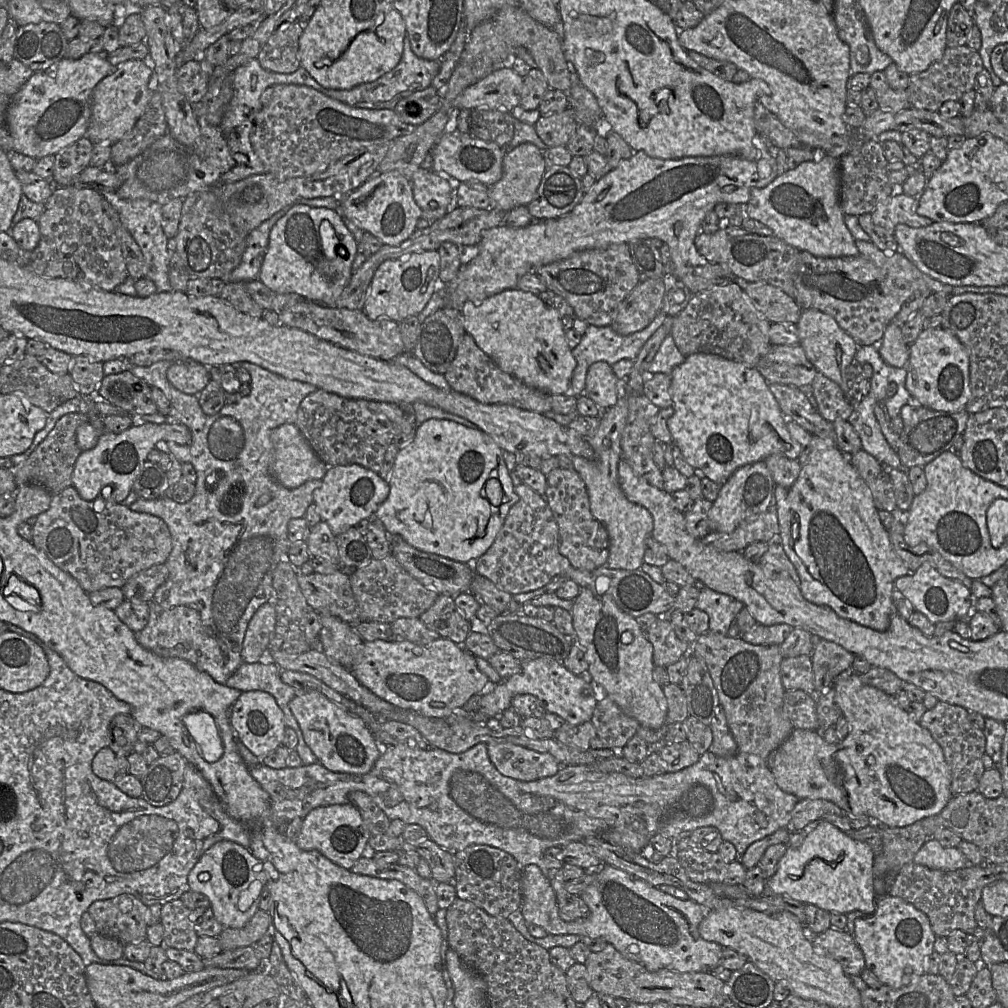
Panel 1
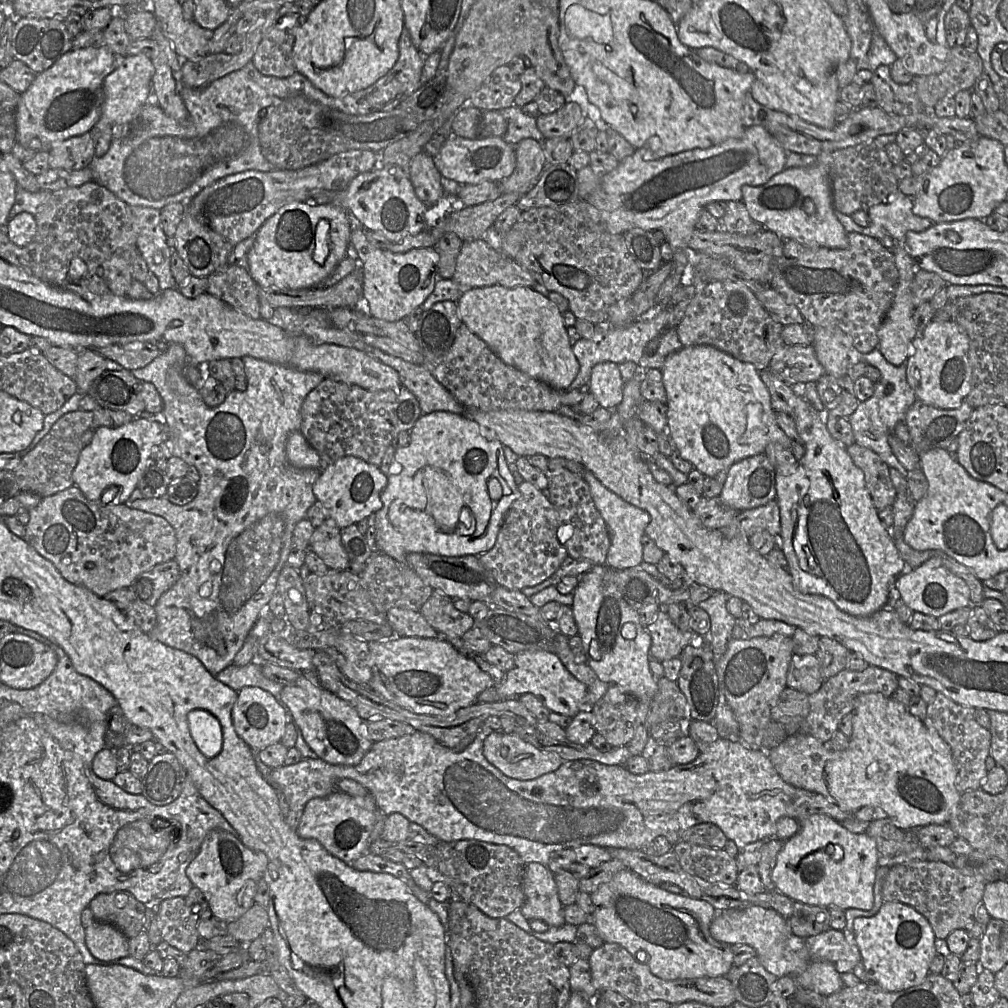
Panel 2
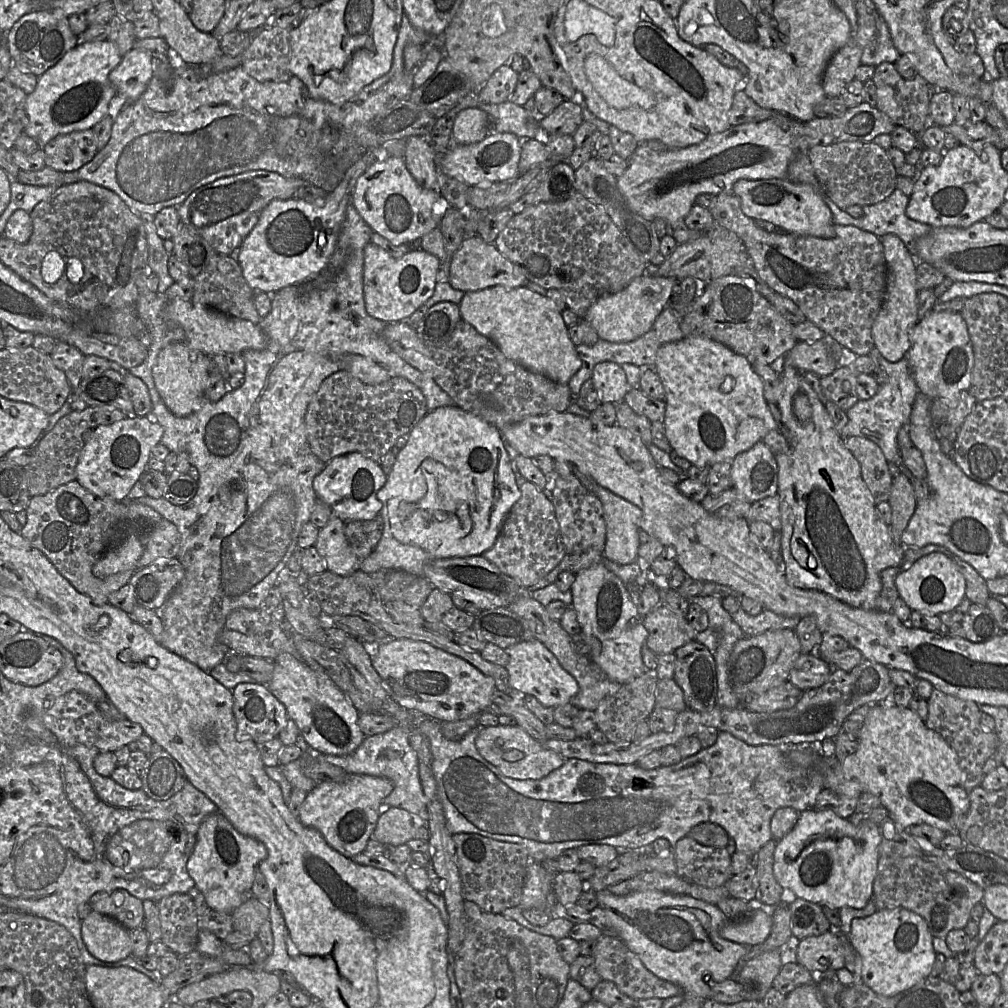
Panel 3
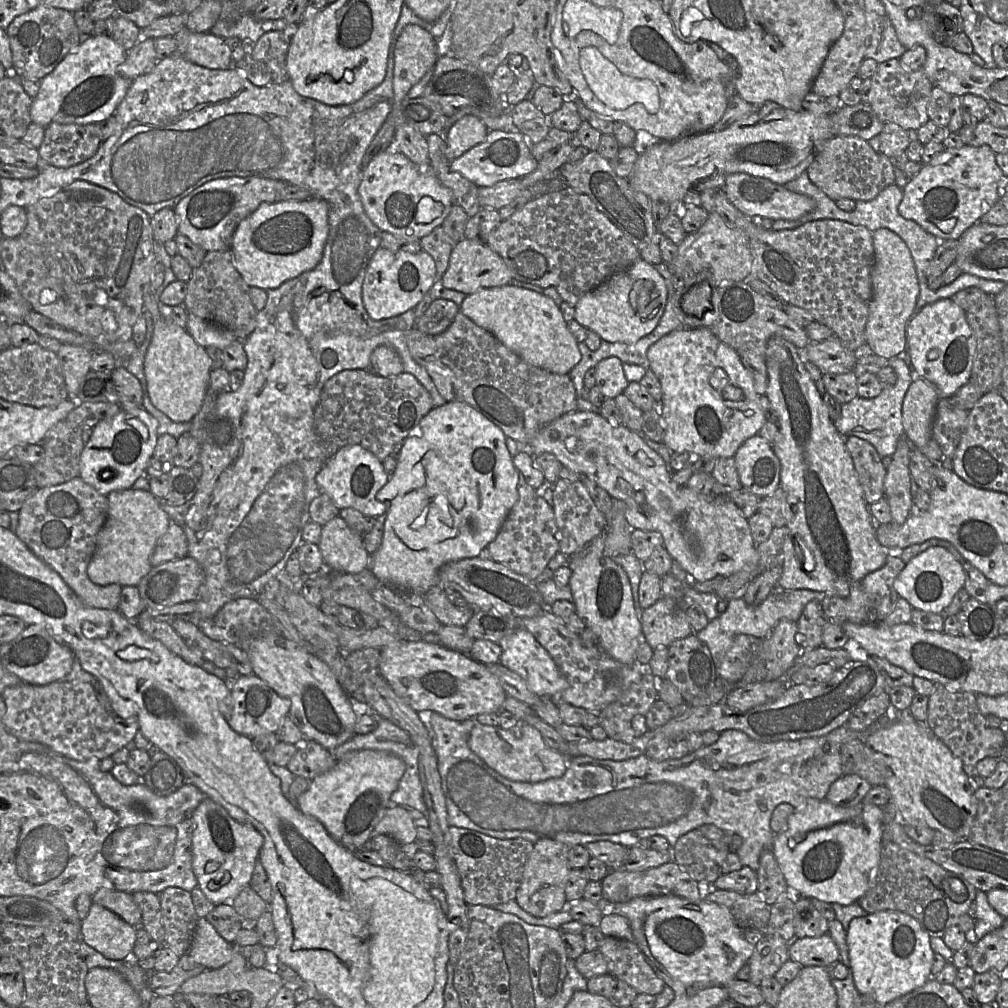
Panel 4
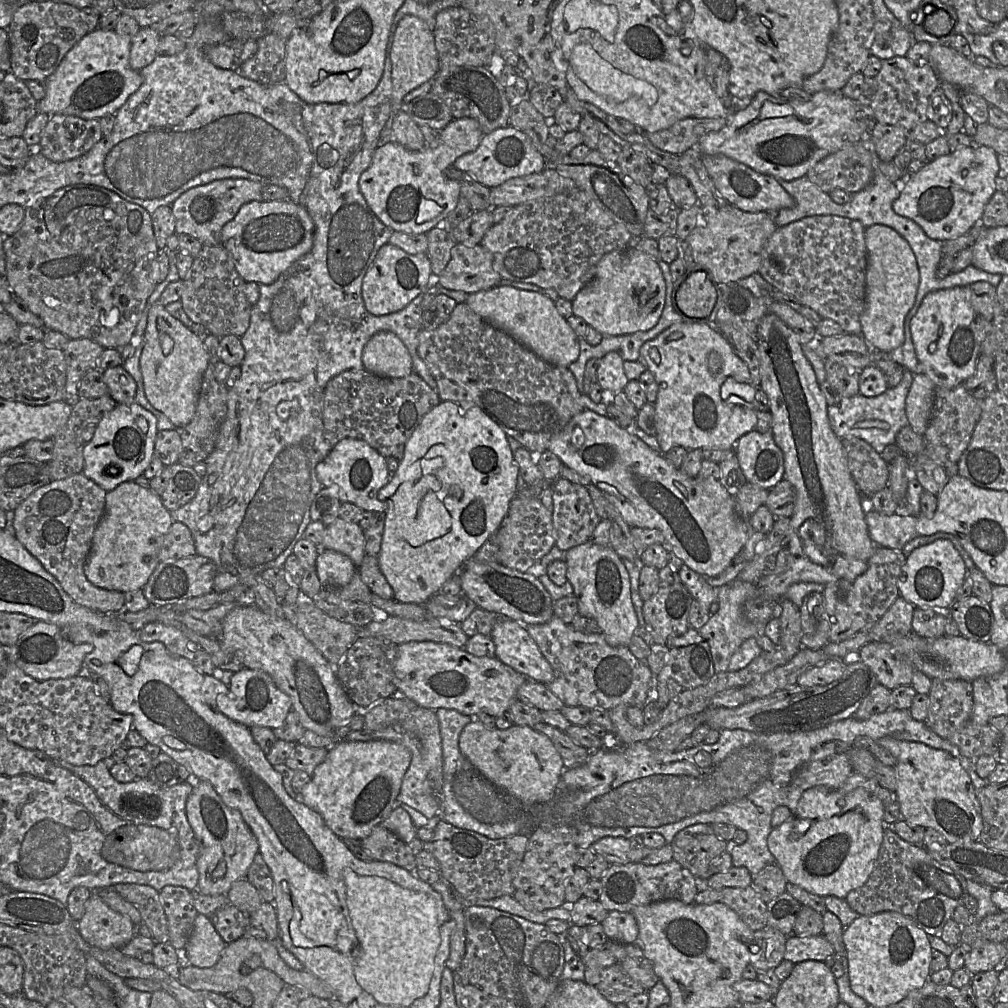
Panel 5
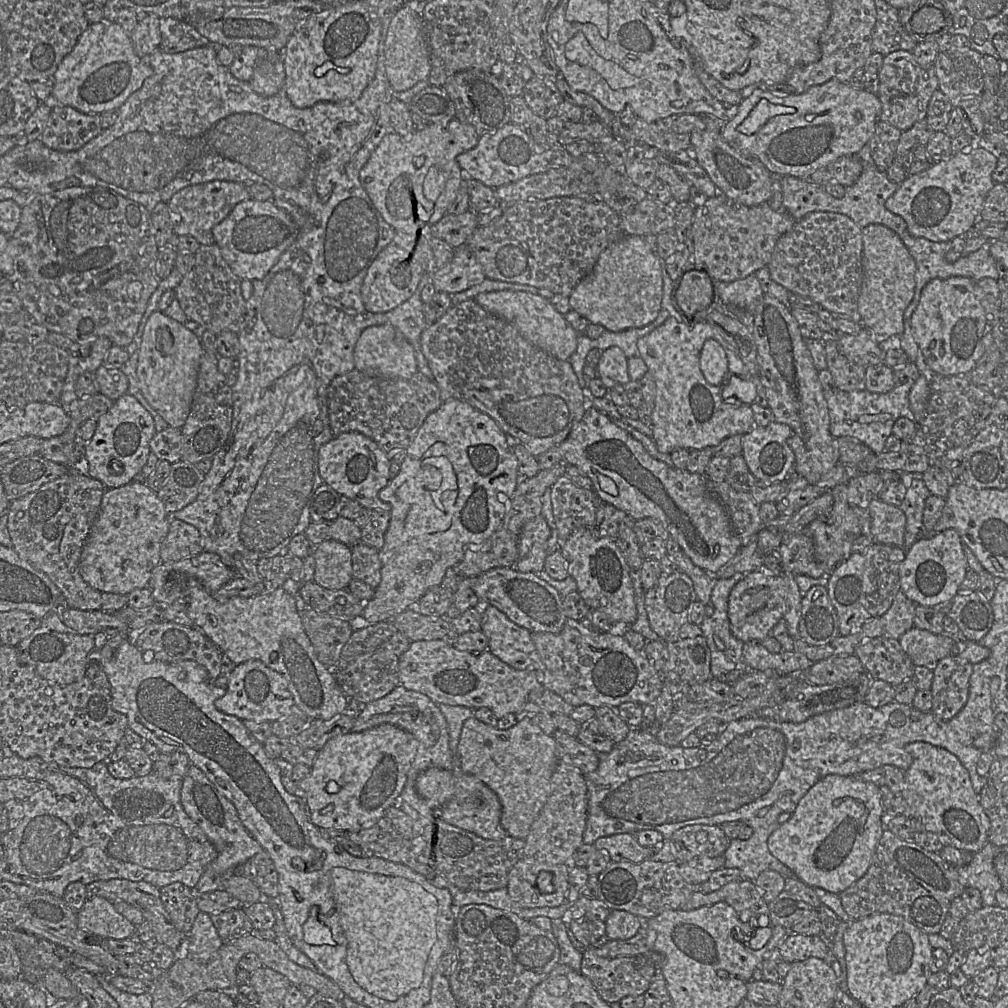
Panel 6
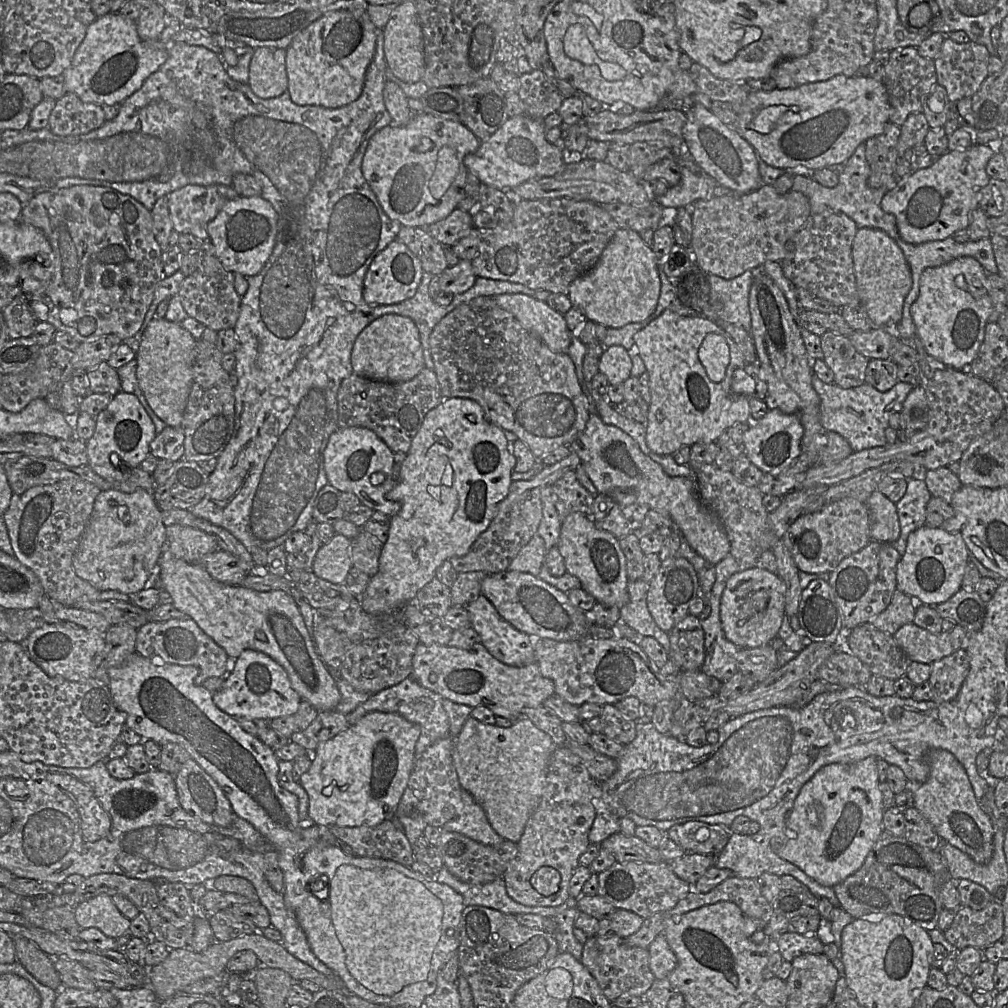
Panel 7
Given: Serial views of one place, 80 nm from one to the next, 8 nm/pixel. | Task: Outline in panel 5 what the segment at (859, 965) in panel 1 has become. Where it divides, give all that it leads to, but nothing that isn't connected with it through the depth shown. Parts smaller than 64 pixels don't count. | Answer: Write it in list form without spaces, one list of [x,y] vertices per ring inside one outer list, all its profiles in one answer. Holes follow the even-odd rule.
[[[823,935],[787,936],[784,959],[794,964],[814,960],[823,961],[833,956],[835,951],[831,943]]]

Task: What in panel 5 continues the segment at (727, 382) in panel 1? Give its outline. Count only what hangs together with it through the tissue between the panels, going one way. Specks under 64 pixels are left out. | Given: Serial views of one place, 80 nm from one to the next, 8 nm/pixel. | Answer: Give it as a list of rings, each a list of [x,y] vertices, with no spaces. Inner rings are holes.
[[[676,323],[669,326],[667,329],[658,334],[655,338],[646,341],[640,348],[640,356],[645,360],[647,369],[653,374],[657,384],[658,384],[658,395],[656,401],[653,403],[655,407],[655,415],[656,415],[656,438],[659,442],[659,445],[665,454],[671,448],[676,446],[682,446],[686,448],[688,451],[692,449],[702,449],[702,450],[711,450],[711,449],[734,449],[735,444],[739,440],[741,436],[750,432],[751,430],[756,428],[757,425],[757,414],[756,409],[753,403],[748,403],[744,400],[735,400],[735,401],[723,401],[720,395],[720,389],[724,381],[728,377],[734,378],[736,381],[741,383],[750,383],[751,384],[751,375],[749,369],[745,362],[741,360],[736,353],[734,352],[731,344],[728,340],[718,331],[718,329],[713,329],[709,326],[709,324],[693,324],[693,323]],[[710,352],[717,352],[722,357],[722,368],[721,371],[713,373],[709,370],[707,364],[707,358]]]

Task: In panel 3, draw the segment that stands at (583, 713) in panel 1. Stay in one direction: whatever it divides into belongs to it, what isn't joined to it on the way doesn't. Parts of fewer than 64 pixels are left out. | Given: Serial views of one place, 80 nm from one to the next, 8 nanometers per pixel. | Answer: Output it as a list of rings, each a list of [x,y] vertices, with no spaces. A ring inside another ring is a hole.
[[[537,639],[520,642],[507,649],[506,669],[510,687],[521,695],[532,695],[546,707],[556,708],[570,703],[578,693],[579,685],[575,678],[562,668],[557,658]]]

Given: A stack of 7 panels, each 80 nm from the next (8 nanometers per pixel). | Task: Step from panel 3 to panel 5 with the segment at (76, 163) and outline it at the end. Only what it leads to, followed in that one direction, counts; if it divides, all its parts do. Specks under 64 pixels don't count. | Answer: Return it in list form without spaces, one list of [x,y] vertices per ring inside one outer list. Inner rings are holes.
[[[51,115],[35,148],[54,162],[78,158],[102,139],[99,119],[82,119],[73,115]]]

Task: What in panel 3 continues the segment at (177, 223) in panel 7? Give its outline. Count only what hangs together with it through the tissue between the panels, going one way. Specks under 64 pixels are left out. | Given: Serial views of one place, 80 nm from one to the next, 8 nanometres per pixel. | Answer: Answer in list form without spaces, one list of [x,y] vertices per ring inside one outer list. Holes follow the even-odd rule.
[[[265,170],[222,177],[194,190],[177,207],[180,222],[204,238],[218,254],[229,255],[241,246],[270,202],[293,198],[295,191],[304,183],[307,182]]]

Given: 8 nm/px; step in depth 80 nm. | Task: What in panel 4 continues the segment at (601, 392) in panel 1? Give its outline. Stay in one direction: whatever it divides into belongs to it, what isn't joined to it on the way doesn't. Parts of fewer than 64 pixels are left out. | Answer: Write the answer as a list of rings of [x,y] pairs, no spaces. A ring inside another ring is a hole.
[[[615,356],[602,359],[596,365],[596,385],[606,398],[615,398],[628,386],[623,362]]]

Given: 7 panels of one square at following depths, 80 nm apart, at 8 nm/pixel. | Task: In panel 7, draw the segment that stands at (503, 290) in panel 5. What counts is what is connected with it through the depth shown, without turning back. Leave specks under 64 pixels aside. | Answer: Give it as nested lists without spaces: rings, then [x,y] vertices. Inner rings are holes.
[[[521,293],[501,294],[492,298],[552,351],[567,353],[572,333],[564,316],[545,301]]]

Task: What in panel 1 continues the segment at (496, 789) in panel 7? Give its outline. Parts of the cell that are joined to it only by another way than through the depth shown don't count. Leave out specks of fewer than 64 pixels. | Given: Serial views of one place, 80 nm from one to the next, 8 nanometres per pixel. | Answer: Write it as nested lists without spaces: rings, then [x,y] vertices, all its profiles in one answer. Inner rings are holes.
[[[505,742],[488,743],[487,753],[495,768],[504,776],[534,781],[555,775],[562,766],[550,753]]]

